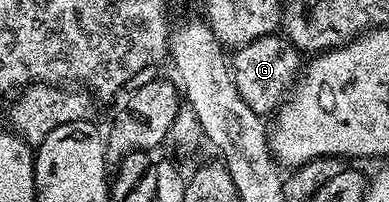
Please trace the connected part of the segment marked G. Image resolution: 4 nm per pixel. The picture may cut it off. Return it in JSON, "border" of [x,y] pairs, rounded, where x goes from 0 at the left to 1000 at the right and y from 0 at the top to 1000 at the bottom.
{"border":[[[725,173],[674,183],[638,223],[617,223],[602,248],[604,287],[591,287],[596,391],[650,550],[674,569],[697,569],[728,515],[748,455],[771,356],[774,267],[753,208]]]}

